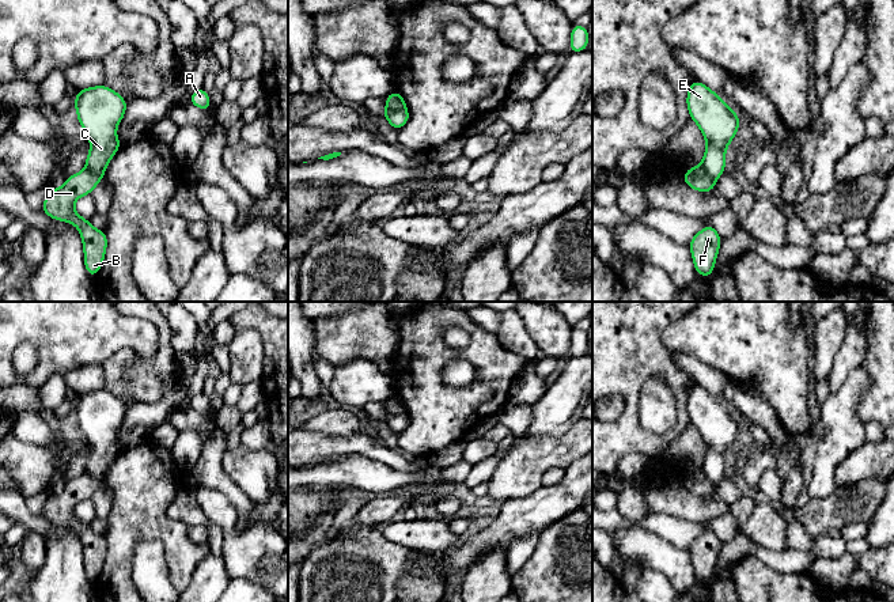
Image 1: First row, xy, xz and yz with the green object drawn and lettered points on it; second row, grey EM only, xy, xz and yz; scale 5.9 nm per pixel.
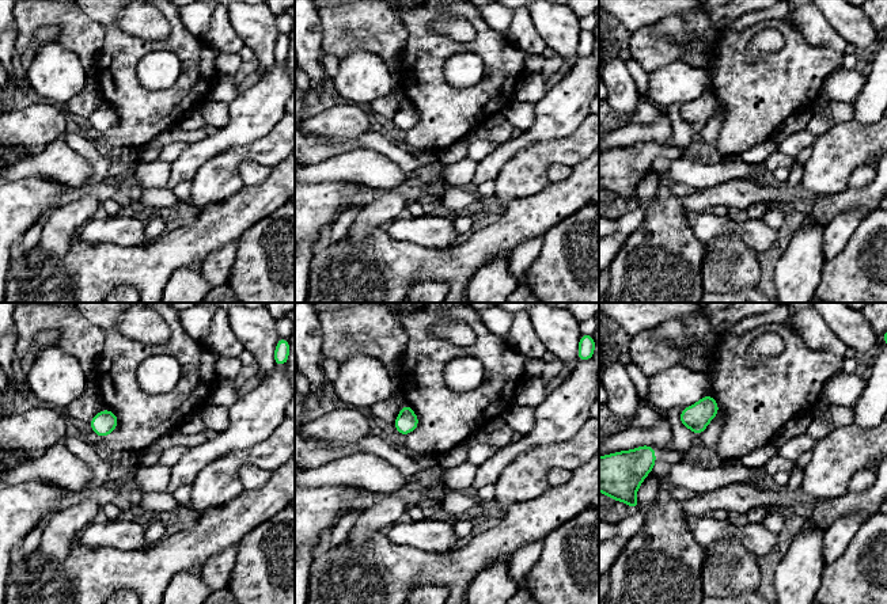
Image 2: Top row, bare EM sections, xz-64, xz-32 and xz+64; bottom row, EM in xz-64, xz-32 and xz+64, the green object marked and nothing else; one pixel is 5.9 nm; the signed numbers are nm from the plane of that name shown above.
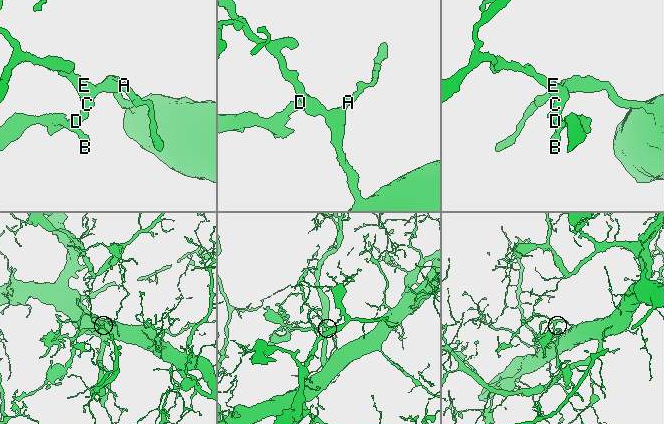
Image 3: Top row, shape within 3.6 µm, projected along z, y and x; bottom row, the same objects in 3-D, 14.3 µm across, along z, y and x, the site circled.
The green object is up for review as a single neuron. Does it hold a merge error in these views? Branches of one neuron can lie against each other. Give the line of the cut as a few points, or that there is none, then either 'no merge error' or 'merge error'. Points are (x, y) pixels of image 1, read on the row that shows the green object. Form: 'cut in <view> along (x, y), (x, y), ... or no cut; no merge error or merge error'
cut in xz along (405, 108), (393, 112), (386, 118); merge error

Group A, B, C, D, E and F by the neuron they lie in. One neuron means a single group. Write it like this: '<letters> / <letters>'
A C E / B D F

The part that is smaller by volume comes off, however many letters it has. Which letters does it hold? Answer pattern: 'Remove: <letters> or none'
Remove: B, D, F

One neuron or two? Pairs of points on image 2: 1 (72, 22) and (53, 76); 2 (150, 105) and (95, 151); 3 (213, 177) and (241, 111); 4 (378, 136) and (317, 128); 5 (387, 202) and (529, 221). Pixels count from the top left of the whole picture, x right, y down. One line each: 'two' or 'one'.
1: two
2: two
3: two
4: two
5: two

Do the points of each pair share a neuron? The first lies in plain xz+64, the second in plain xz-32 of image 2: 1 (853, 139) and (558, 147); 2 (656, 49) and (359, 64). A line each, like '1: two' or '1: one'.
1: one
2: two

